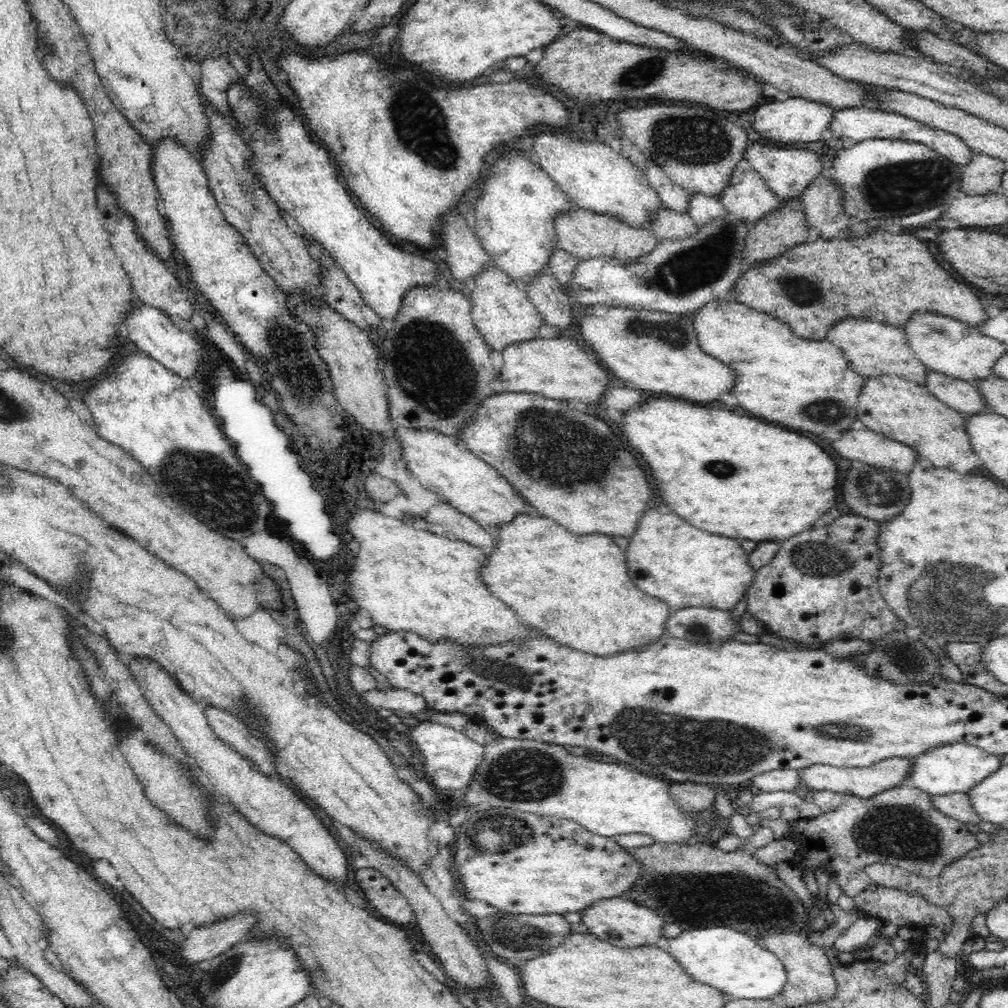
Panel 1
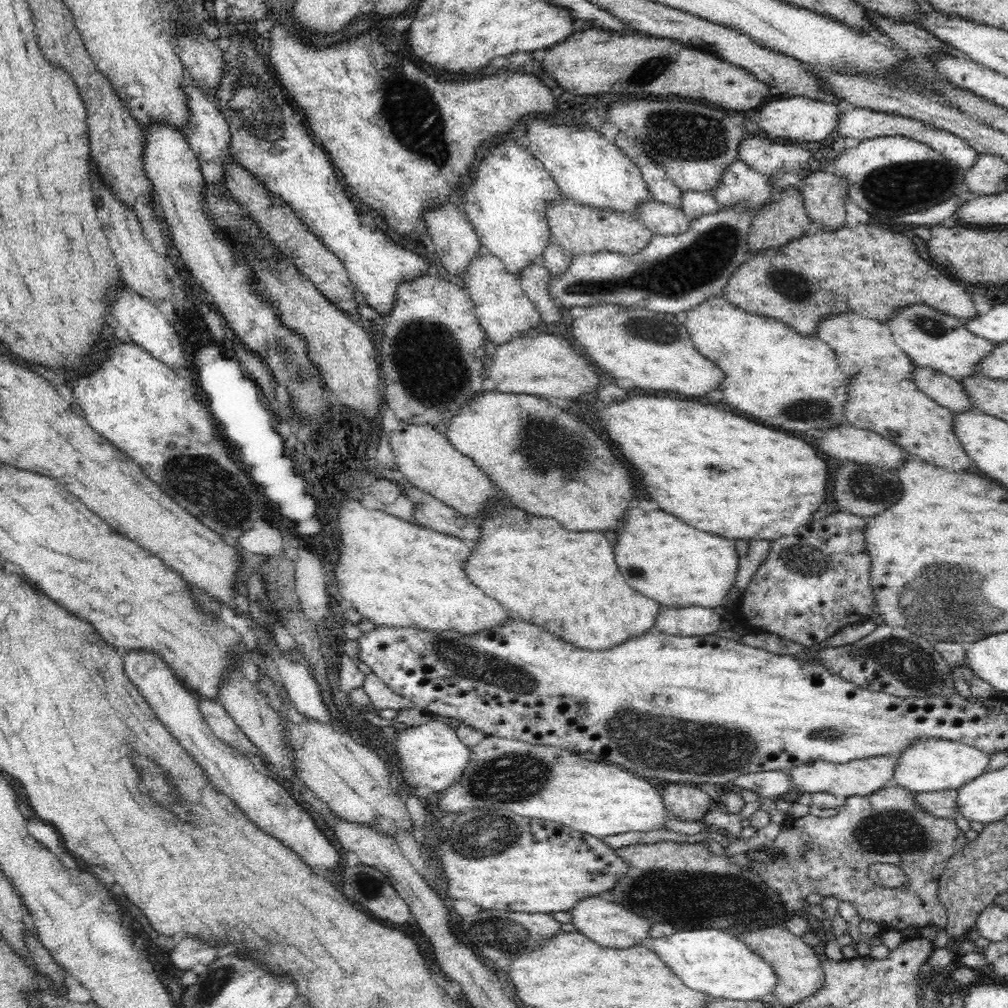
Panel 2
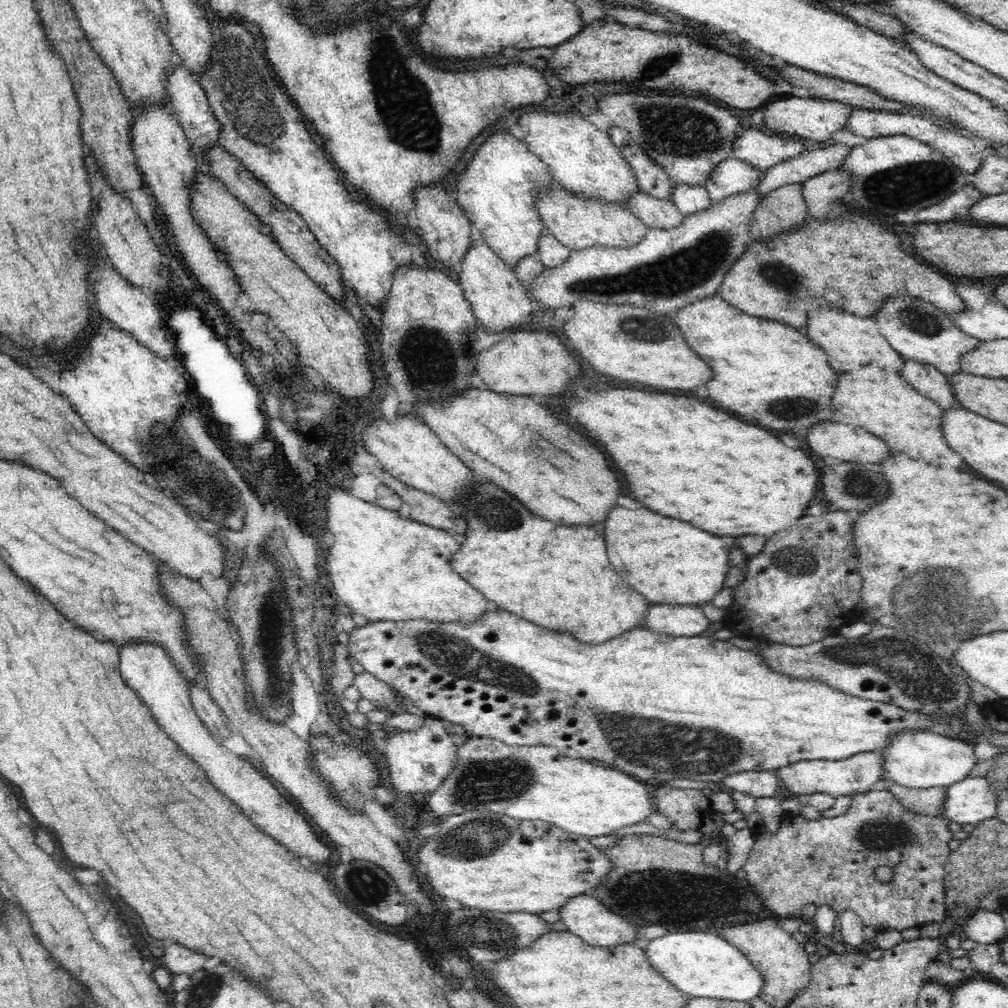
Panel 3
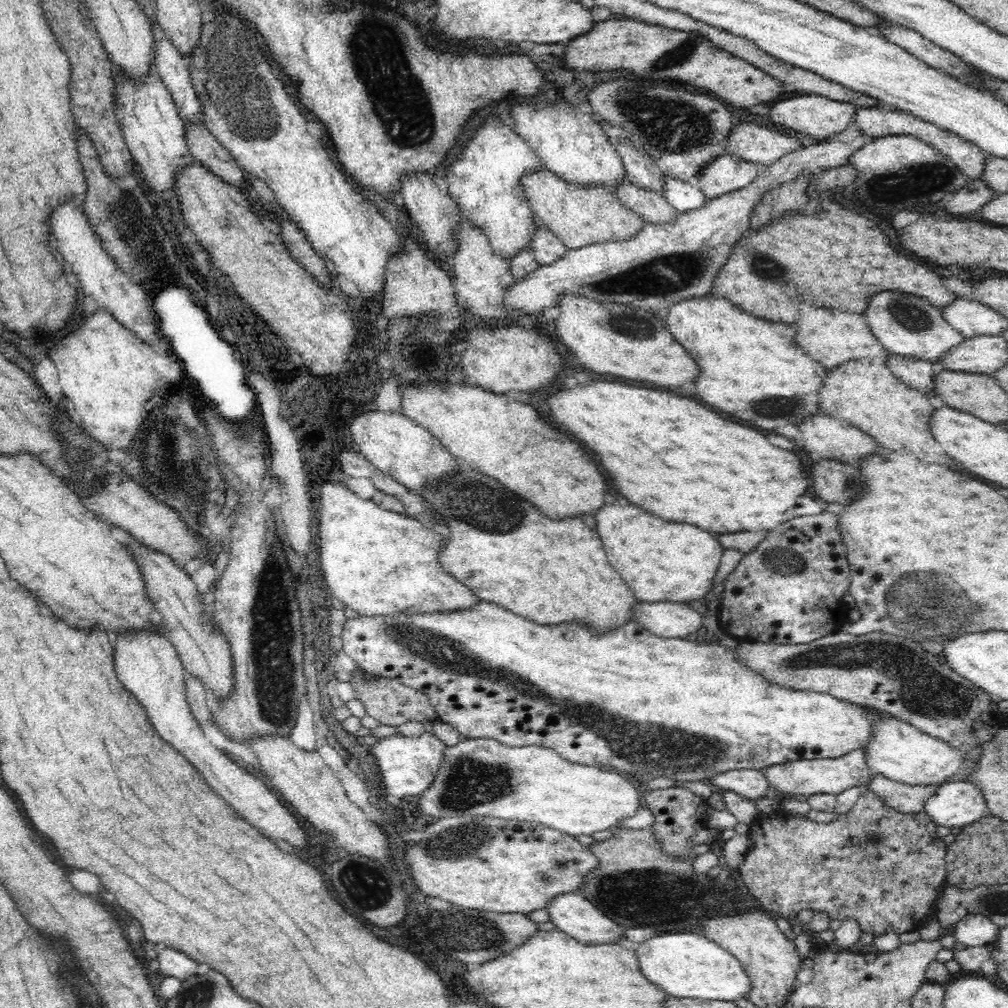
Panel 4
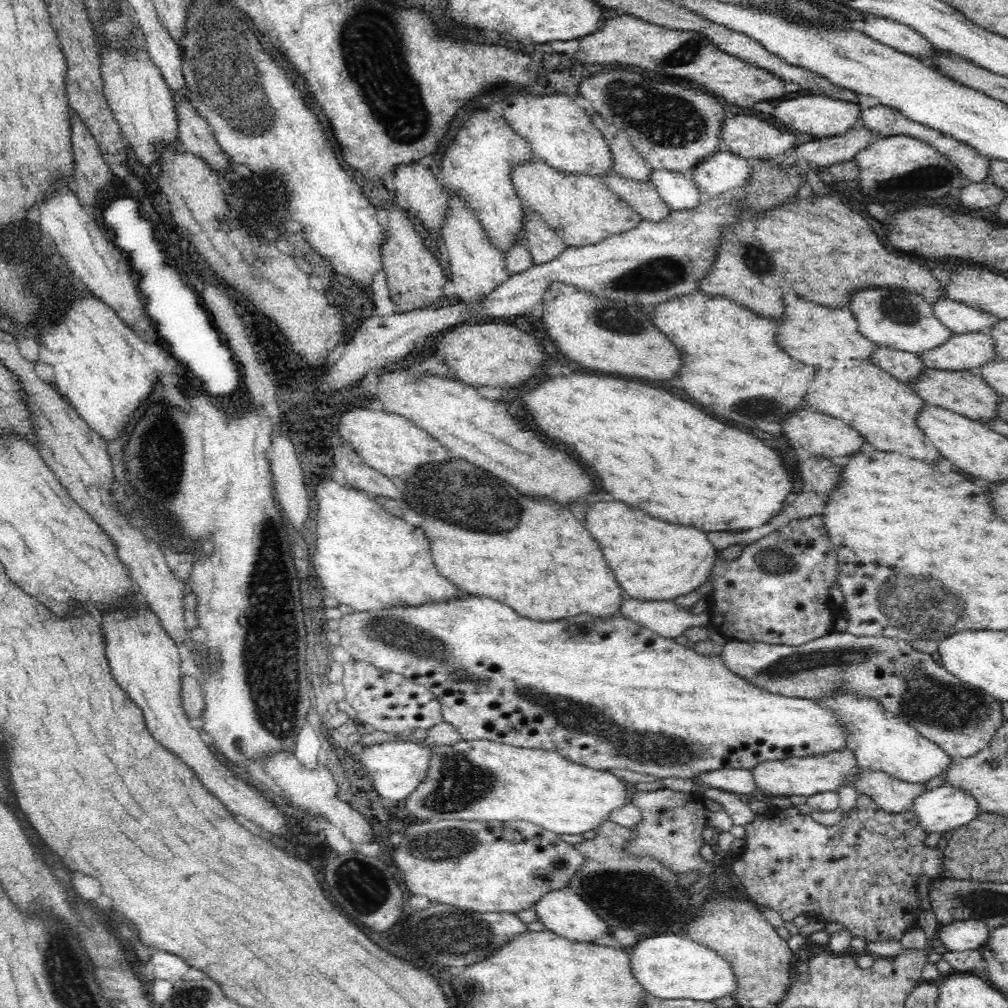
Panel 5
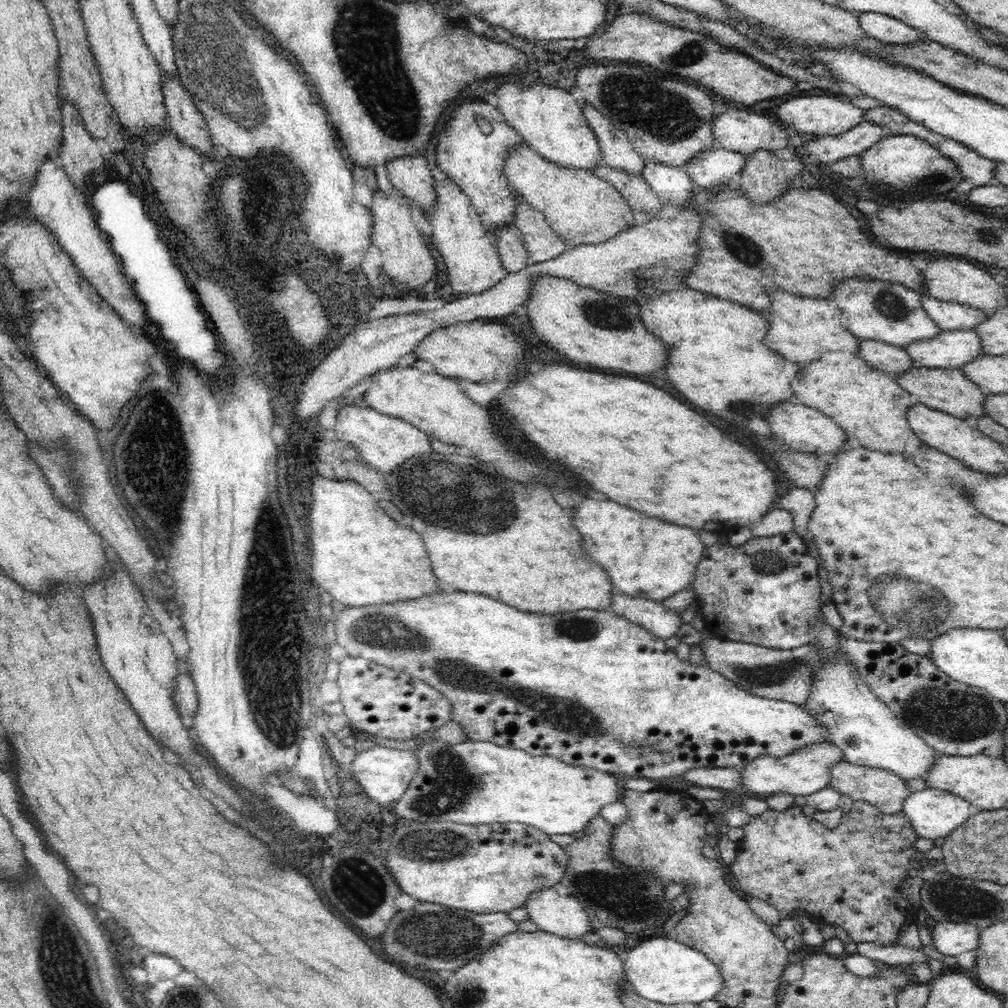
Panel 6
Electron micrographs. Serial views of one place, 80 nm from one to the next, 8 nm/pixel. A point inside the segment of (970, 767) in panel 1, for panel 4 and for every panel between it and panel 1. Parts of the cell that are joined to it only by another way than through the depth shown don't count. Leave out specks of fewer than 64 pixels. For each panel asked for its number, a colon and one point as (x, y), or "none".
2: (929, 765)
3: (918, 759)
4: (898, 750)

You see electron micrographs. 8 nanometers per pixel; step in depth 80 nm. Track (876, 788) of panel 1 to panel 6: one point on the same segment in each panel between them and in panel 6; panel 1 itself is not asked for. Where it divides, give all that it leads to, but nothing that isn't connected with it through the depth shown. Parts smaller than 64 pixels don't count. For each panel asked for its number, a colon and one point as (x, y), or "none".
2: (862, 777)
3: (858, 774)
4: (825, 775)
5: (806, 776)
6: (805, 772)

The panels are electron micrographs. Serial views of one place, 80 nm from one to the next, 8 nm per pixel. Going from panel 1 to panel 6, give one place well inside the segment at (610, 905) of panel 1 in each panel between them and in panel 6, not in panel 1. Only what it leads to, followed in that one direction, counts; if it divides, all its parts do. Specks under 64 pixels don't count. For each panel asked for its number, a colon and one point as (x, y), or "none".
2: (605, 923)
3: (584, 916)
4: (571, 913)
5: (565, 914)
6: (565, 916)

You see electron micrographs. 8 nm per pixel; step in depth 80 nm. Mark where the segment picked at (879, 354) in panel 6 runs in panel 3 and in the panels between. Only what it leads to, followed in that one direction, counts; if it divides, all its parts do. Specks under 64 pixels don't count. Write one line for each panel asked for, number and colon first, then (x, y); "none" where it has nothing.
3: (926, 379)
4: (916, 373)
5: (904, 366)

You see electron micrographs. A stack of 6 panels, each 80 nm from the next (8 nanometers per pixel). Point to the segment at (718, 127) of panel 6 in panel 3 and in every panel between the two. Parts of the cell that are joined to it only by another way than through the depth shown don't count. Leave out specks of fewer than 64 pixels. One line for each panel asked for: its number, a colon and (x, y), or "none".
3: (754, 145)
4: (750, 141)
5: (751, 137)

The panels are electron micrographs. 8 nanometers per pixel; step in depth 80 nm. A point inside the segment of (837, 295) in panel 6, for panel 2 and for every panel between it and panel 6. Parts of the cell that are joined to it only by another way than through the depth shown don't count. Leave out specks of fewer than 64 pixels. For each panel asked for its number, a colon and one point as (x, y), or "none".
2: (930, 338)
3: (918, 330)
4: (905, 324)
5: (892, 317)

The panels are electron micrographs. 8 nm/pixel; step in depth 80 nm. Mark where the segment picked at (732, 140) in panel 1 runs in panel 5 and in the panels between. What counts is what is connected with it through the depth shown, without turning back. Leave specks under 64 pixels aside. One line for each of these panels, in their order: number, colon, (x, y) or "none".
2: (678, 146)
3: (666, 139)
4: (656, 130)
5: (643, 130)

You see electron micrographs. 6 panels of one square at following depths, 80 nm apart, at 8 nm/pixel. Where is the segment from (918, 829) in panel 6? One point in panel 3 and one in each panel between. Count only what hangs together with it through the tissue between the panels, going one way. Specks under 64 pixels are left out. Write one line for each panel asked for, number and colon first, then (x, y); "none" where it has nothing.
3: (972, 800)
4: (956, 804)
5: (946, 808)

